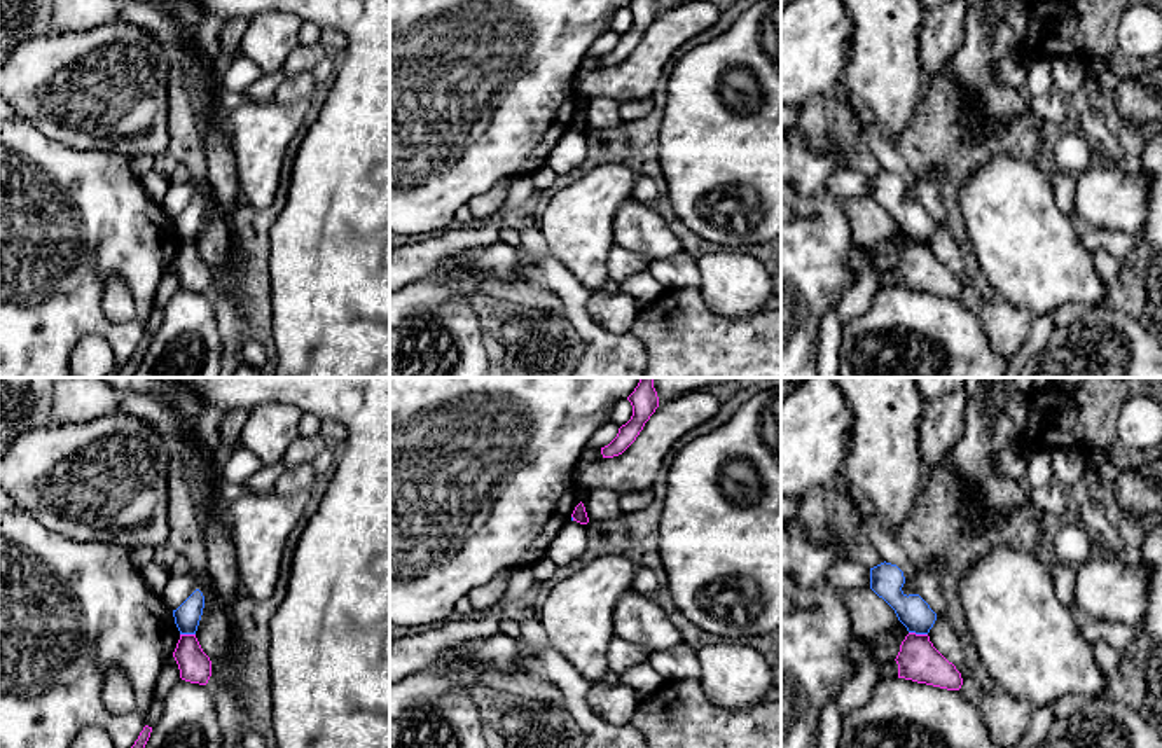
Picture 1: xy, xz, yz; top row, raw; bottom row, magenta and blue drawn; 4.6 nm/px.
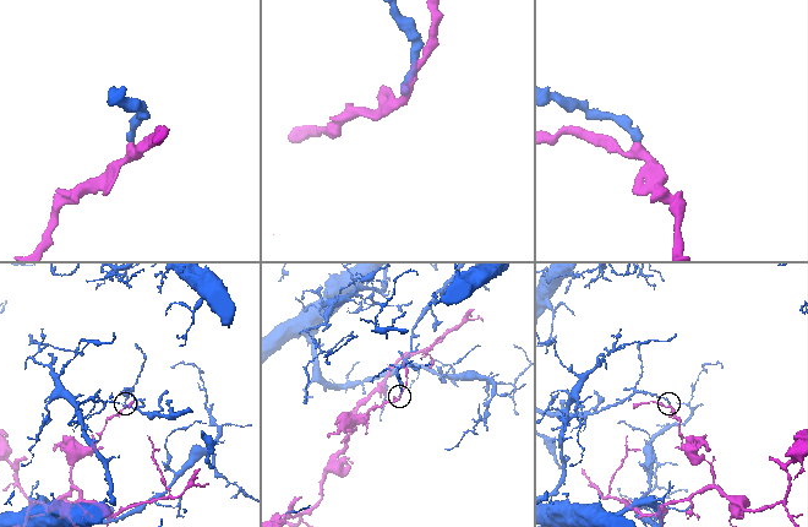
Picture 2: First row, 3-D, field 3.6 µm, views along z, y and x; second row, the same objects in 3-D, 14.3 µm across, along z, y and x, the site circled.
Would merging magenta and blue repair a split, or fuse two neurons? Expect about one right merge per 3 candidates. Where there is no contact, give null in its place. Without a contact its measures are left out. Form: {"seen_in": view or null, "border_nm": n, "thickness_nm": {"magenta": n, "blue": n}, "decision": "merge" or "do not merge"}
{"seen_in": "yz", "border_nm": 90, "thickness_nm": {"magenta": 190, "blue": 150}, "decision": "do not merge"}

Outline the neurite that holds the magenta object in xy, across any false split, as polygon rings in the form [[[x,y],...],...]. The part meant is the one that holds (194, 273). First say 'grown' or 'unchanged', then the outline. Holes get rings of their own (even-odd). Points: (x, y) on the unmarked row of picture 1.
unchanged; [[[180,243],[173,266],[180,278],[180,287],[190,292],[206,294],[211,285],[211,269],[203,260],[196,243]]]

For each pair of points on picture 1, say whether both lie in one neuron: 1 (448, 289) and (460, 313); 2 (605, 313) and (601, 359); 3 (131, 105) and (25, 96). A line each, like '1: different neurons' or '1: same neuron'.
1: different neurons
2: different neurons
3: same neuron

